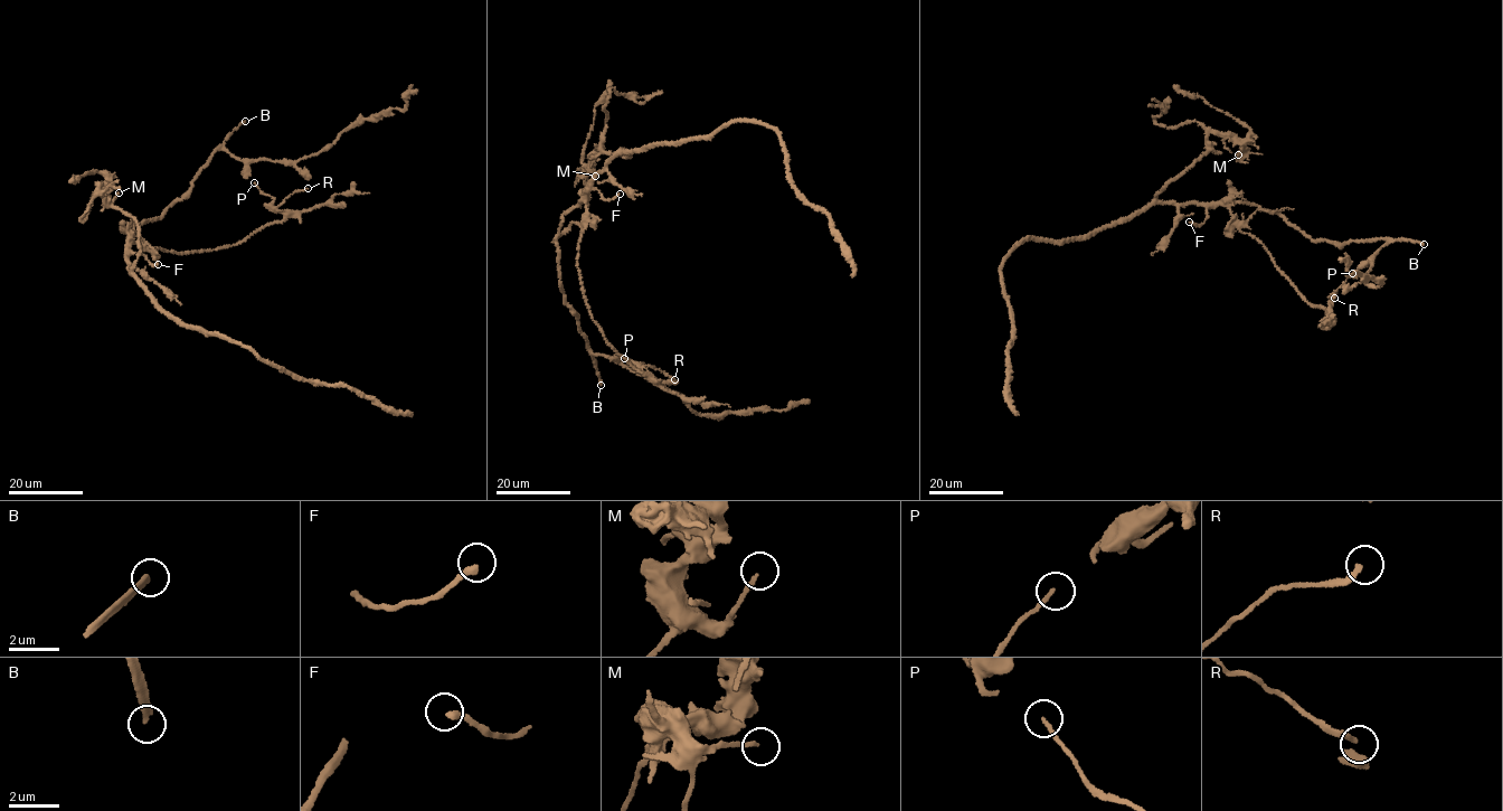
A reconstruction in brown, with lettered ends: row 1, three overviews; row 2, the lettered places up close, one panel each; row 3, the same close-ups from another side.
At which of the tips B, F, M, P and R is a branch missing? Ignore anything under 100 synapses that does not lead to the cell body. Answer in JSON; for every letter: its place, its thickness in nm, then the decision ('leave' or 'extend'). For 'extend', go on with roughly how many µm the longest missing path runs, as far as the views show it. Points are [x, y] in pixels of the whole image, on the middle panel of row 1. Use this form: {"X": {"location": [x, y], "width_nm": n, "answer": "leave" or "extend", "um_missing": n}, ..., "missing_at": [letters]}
{"B": {"location": [601, 385], "width_nm": 260, "answer": "extend", "um_missing": 160}, "F": {"location": [620, 194], "width_nm": 240, "answer": "leave"}, "M": {"location": [595, 176], "width_nm": 140, "answer": "leave"}, "P": {"location": [624, 358], "width_nm": 150, "answer": "leave"}, "R": {"location": [674, 379], "width_nm": 200, "answer": "leave"}, "missing_at": ["B"]}

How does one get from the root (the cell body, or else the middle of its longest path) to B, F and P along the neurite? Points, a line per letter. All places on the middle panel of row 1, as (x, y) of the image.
B: (580, 199), (580, 203), (564, 216), (557, 236), (560, 289), (566, 305), (578, 319), (601, 385)
F: (580, 199), (593, 189), (604, 200), (612, 199), (620, 194)
P: (580, 199), (585, 201), (586, 220), (576, 262), (586, 303), (608, 346), (645, 374), (642, 364), (624, 358)

